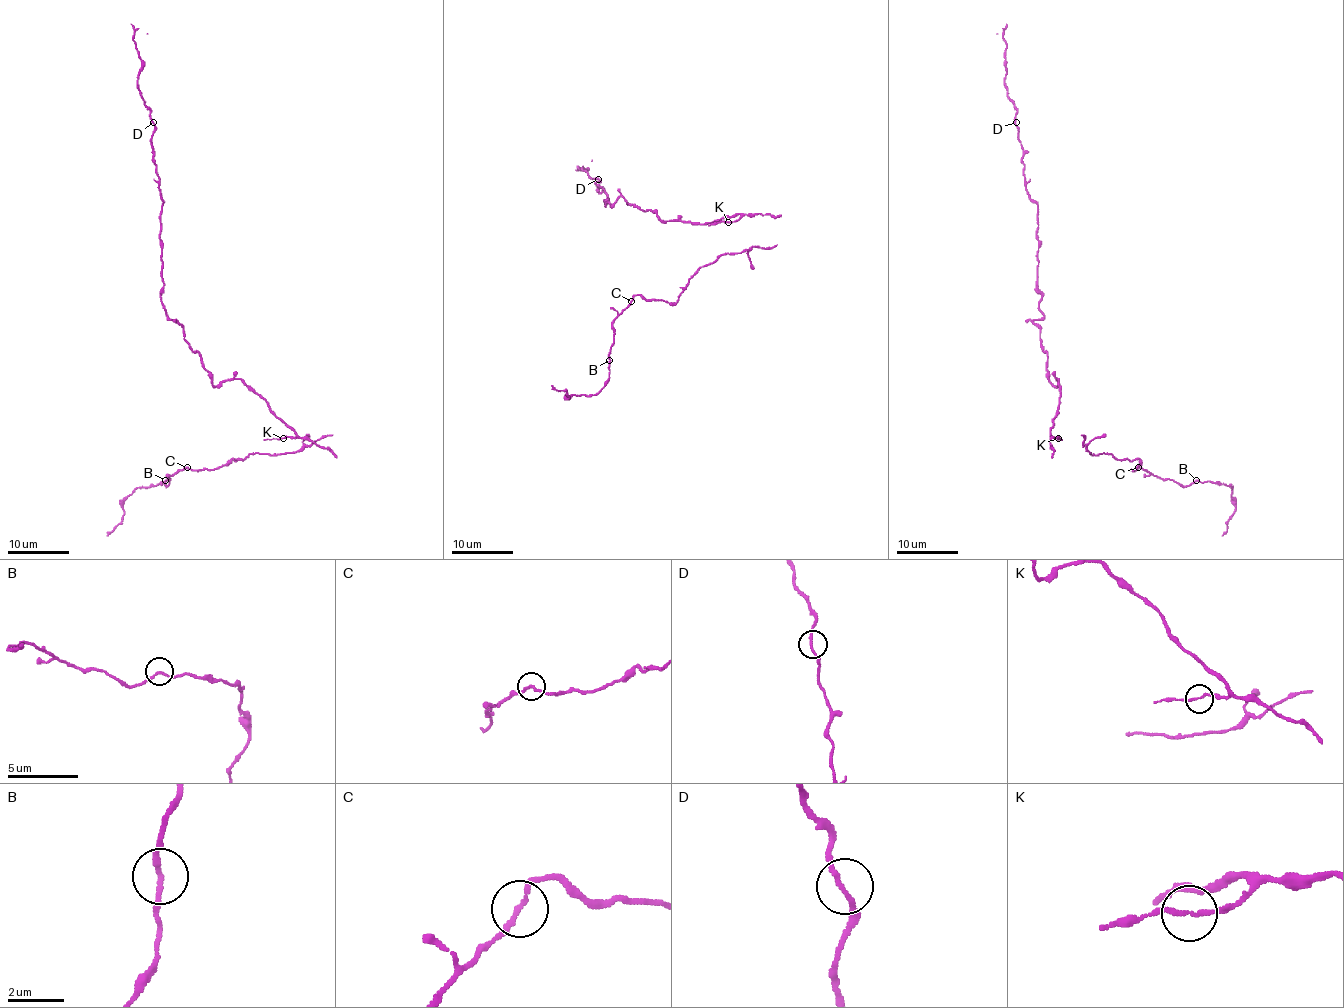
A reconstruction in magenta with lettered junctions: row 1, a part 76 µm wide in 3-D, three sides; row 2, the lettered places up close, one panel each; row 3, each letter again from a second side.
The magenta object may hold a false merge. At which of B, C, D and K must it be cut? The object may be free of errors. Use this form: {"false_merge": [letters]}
{"false_merge": []}

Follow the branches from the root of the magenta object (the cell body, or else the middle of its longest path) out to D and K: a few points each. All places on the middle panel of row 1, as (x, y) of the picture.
D: (685, 222), (660, 220), (621, 196), (611, 207), (605, 205), (607, 194), (596, 185), (598, 179)
K: (685, 222), (711, 223), (721, 217), (740, 214), (737, 220), (728, 222)

